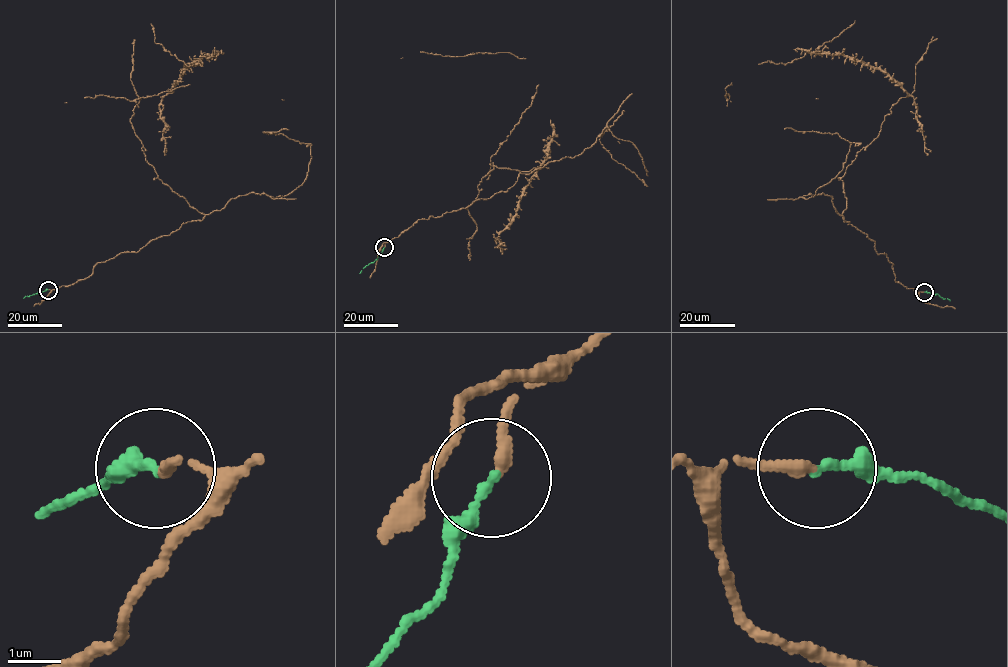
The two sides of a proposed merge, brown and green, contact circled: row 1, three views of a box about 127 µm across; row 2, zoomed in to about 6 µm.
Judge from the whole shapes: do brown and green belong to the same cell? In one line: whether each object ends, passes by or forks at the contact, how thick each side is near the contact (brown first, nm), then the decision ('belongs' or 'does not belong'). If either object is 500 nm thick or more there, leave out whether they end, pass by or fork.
brown ends there; green ends there; 240 nm thick on the brown side, 200 nm on the other; belongs

